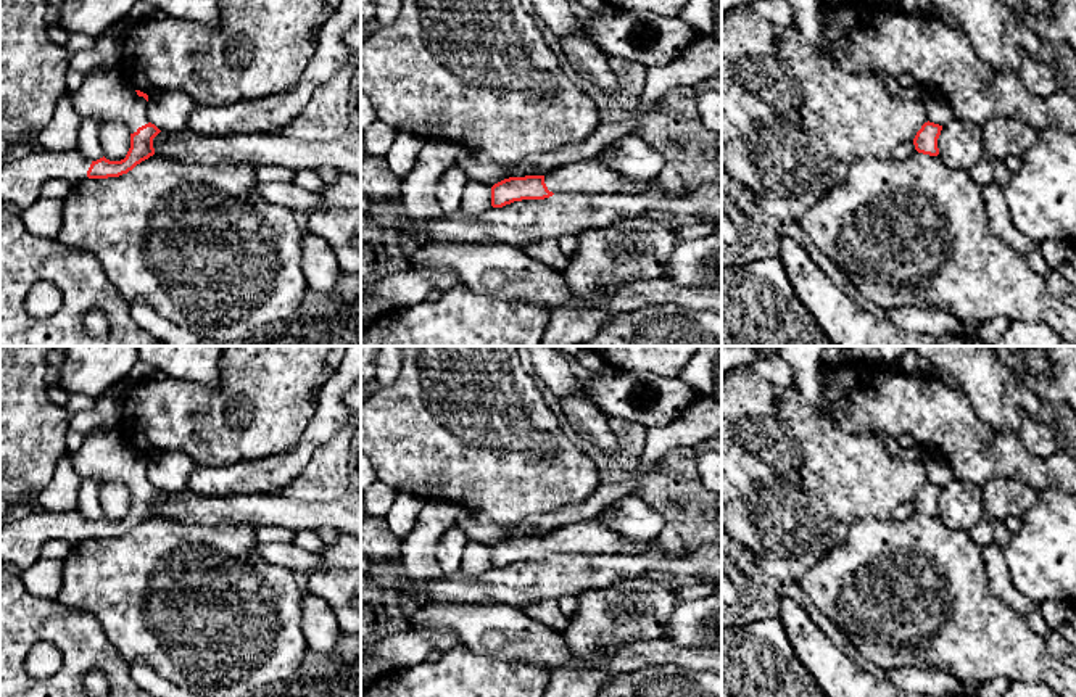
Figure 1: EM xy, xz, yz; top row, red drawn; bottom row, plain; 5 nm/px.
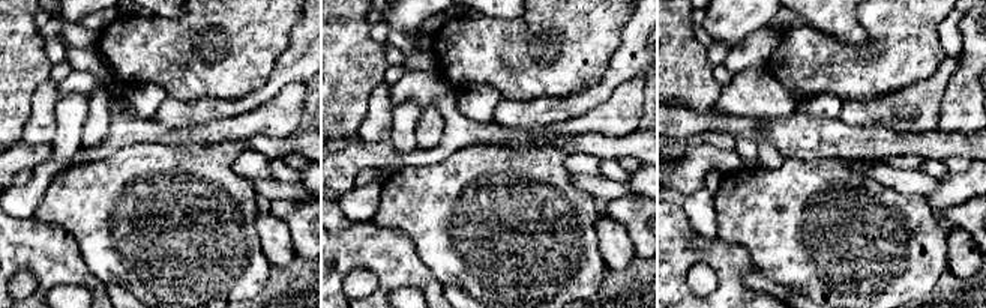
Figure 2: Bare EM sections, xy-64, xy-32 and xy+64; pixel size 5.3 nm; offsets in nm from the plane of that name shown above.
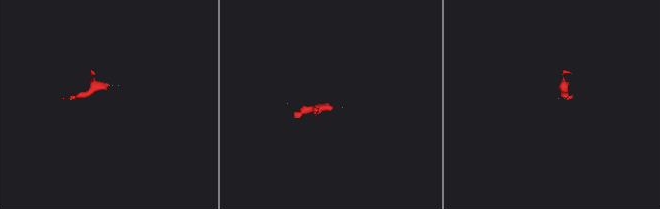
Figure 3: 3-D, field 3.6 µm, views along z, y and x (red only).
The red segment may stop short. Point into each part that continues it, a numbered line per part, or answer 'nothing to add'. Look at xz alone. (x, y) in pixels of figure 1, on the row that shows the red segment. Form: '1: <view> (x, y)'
1: xz (591, 177)

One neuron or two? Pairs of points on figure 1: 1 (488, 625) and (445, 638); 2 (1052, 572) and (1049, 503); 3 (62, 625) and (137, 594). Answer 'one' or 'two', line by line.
1: two
2: one
3: two

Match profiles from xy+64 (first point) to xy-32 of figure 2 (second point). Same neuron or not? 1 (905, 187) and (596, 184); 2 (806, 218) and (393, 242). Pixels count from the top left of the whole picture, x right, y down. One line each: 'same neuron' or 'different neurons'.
1: same neuron
2: different neurons

